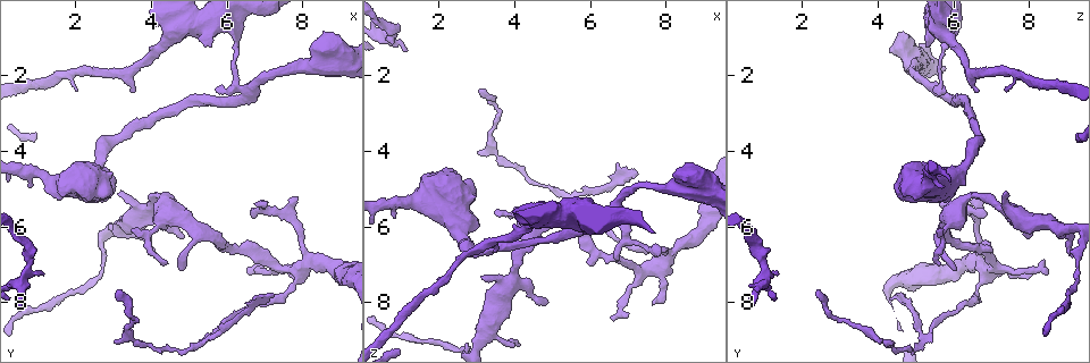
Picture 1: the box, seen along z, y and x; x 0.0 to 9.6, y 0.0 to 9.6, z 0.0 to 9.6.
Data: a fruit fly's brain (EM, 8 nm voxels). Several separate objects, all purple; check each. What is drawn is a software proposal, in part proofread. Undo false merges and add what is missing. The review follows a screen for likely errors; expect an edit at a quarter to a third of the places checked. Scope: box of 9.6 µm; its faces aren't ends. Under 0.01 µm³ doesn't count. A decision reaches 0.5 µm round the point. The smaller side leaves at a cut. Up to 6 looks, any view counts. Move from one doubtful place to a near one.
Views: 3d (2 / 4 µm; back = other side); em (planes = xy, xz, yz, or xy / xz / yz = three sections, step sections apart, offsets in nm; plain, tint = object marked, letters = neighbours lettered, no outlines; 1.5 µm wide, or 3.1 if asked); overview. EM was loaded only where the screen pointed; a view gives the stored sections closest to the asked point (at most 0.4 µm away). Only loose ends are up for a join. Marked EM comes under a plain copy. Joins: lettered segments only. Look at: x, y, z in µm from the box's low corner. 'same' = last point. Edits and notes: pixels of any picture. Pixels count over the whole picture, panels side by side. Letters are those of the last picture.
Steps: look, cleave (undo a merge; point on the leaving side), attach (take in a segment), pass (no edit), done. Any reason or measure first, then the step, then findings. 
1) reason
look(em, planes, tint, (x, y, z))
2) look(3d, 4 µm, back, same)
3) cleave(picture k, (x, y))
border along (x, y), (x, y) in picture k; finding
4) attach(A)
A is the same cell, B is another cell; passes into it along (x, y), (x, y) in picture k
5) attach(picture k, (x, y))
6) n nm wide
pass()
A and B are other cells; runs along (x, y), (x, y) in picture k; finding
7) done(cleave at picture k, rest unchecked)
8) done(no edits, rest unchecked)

look(em, planes, tint, (6.55, 2.50, 5.75))

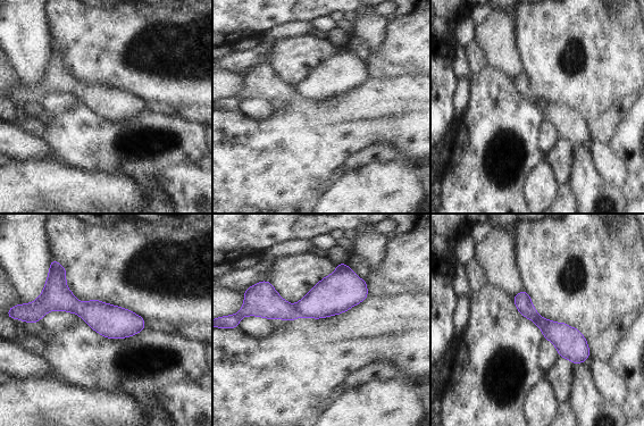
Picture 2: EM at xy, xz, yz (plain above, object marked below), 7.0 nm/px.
look(em, planes, letters, same)

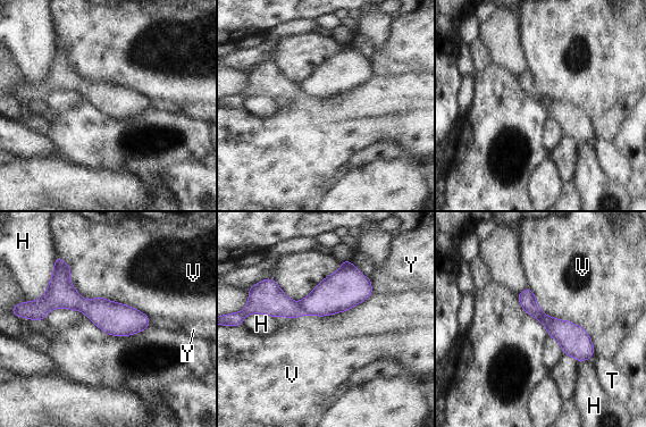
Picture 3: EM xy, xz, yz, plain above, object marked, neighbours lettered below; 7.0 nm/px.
V touches over 750 nm
cleave(picture 3, (268, 298))
H, T, V and Y are other cells; border along (299, 303), (303, 314) in picture 3; a second neuron is stuck on

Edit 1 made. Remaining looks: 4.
a fork
look(em, planes, tint, (7.70, 5.75, 6.65))

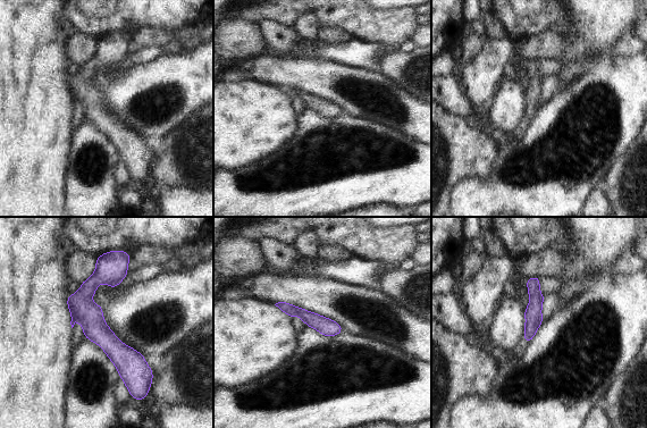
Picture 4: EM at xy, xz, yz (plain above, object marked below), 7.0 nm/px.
what lies round it
look(em, planes, letters, same)

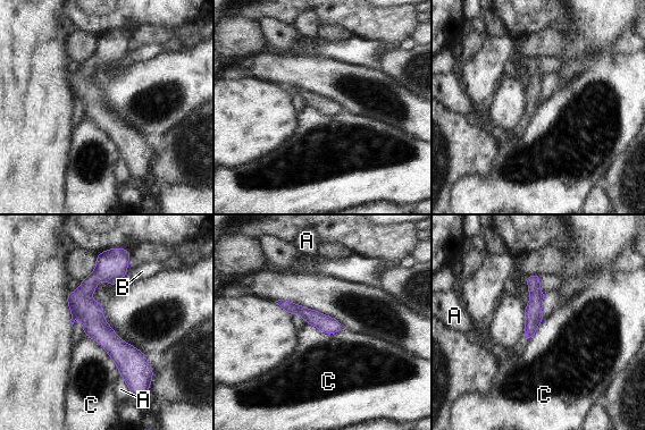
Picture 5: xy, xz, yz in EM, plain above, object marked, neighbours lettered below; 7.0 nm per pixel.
C touches over 400 nm
pass()
A, B and C are other cells; border along (84, 332), (102, 346), (120, 374) in picture 5; continuous, no second neuron

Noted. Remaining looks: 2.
tapers out
look(em, planes, letters, (4.10, 6.85, 9.10))

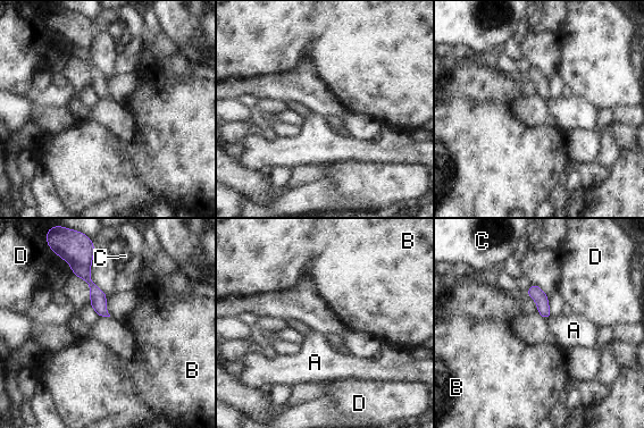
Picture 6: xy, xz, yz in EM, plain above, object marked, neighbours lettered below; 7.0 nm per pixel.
80 nm wide
pass()
A, B, C and D are other cells; border along (551, 316), (545, 319) in picture 6; no lettered segment goes on from it

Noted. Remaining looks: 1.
done(cleave at picture 3, rest unchecked)

